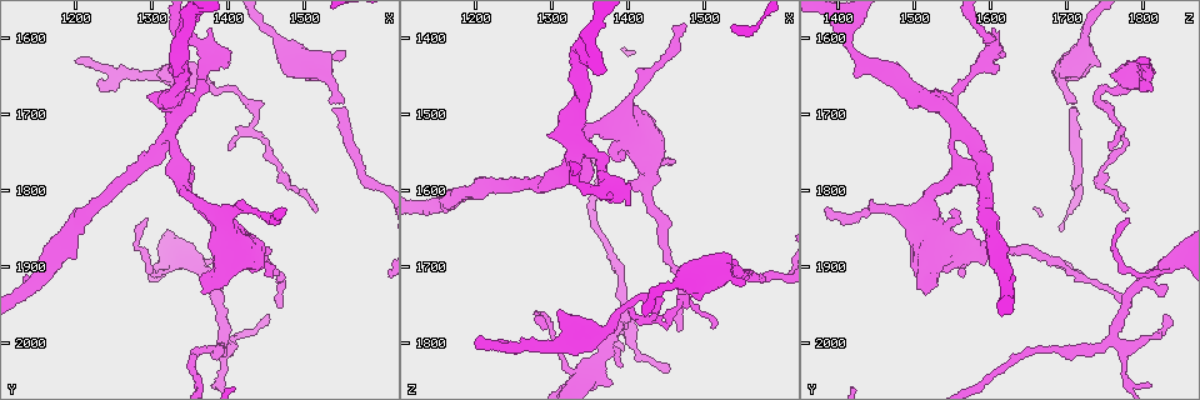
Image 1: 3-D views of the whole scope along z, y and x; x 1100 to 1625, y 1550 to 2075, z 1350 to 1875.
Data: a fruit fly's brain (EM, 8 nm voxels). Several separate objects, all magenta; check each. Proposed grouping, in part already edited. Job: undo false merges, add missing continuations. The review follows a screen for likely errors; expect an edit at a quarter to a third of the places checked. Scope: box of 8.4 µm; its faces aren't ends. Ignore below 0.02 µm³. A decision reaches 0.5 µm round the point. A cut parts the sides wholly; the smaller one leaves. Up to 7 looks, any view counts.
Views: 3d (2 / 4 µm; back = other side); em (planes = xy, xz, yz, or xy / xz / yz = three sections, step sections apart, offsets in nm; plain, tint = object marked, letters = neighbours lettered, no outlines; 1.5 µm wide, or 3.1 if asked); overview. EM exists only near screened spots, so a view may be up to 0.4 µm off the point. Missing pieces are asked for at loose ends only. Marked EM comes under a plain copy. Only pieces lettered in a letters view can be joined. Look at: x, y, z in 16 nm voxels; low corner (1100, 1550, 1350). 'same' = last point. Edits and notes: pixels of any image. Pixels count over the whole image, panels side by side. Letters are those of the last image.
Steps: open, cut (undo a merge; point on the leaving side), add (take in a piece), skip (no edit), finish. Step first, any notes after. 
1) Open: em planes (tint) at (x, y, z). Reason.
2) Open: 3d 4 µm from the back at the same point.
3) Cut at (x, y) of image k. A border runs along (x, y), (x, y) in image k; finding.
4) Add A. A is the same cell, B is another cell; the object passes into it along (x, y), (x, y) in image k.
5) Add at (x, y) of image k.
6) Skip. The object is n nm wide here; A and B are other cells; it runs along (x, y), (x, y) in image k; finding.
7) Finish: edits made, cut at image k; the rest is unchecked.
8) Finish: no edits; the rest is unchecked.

Open: em xz step 4 (tint) at (1450, 1590, 1730). Sudden change in width.

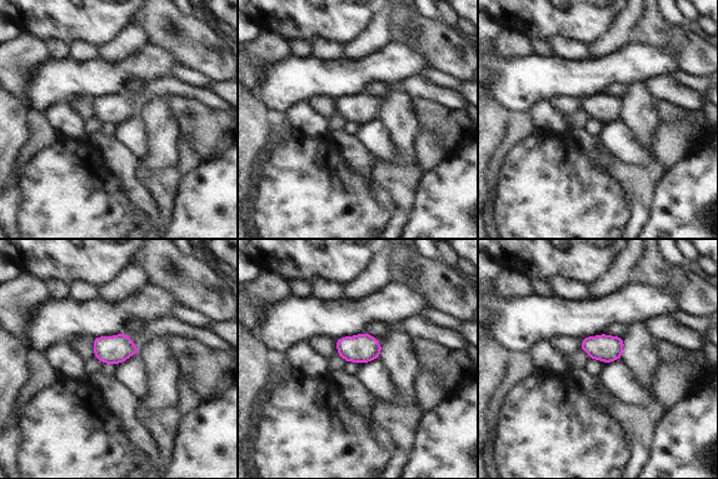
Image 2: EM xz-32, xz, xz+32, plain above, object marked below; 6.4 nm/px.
Open: em planes (letters) at the same point. Cut it another way.

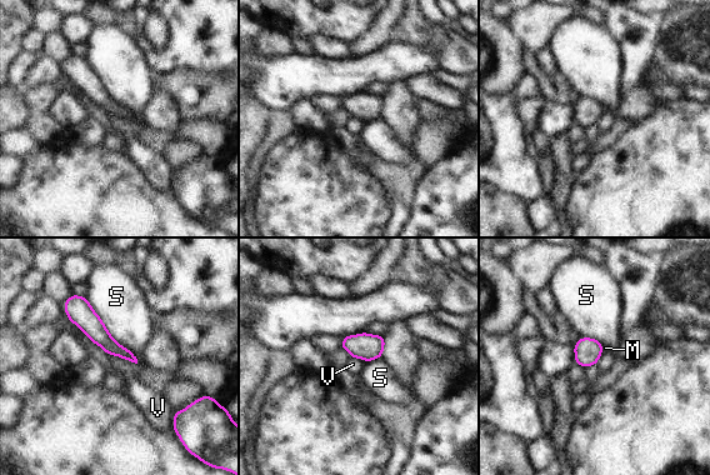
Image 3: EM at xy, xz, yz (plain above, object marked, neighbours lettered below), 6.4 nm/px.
Skip. M, S and V are other cells; a border runs along (109, 354), (136, 364) in image 3; one neuron here.

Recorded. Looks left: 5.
Open: em planes (letters) at (1555, 1615, 1720). Branch stops here.

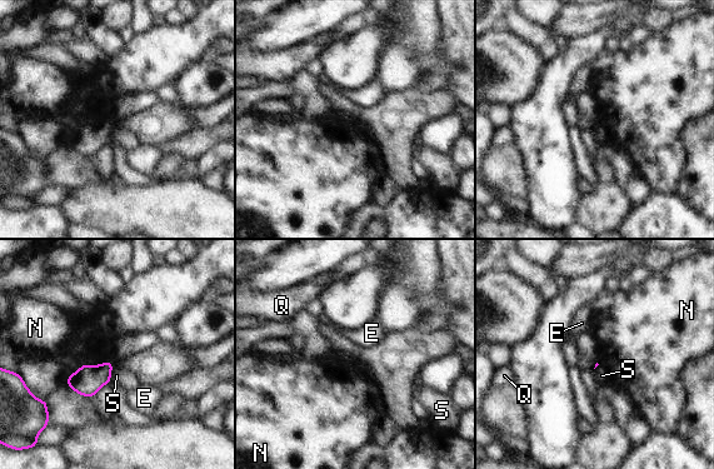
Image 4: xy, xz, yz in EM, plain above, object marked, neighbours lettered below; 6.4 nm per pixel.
Skip. E, N, Q and S are other cells; none of them fits.

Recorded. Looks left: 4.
Open: 3d 4 µm at (1390, 1995, 1765). Calibre changes.

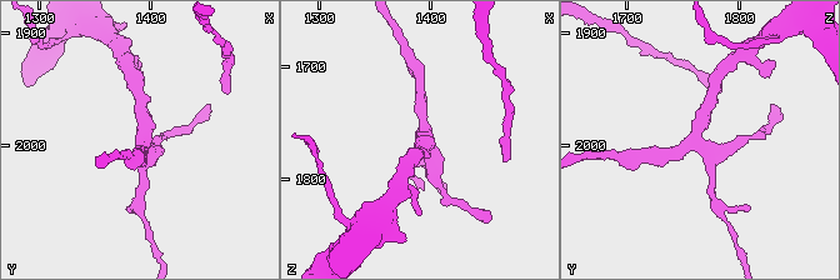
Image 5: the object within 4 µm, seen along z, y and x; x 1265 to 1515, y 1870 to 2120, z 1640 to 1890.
Open: em planes (letters) at (1390, 1996, 1760).

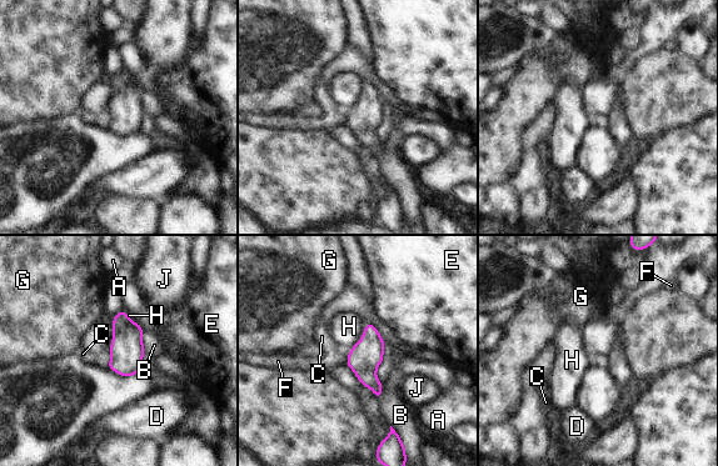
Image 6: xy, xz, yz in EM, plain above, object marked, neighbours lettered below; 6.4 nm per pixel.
Skip. The longest contact is with H, 200 nm; A, B, C, D, E, F, G, H and J are other cells; a border runs along (367, 322), (362, 337), (350, 347) in image 6; all the same neuron.

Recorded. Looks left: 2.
Finish: no edits; the rest is unchecked.

